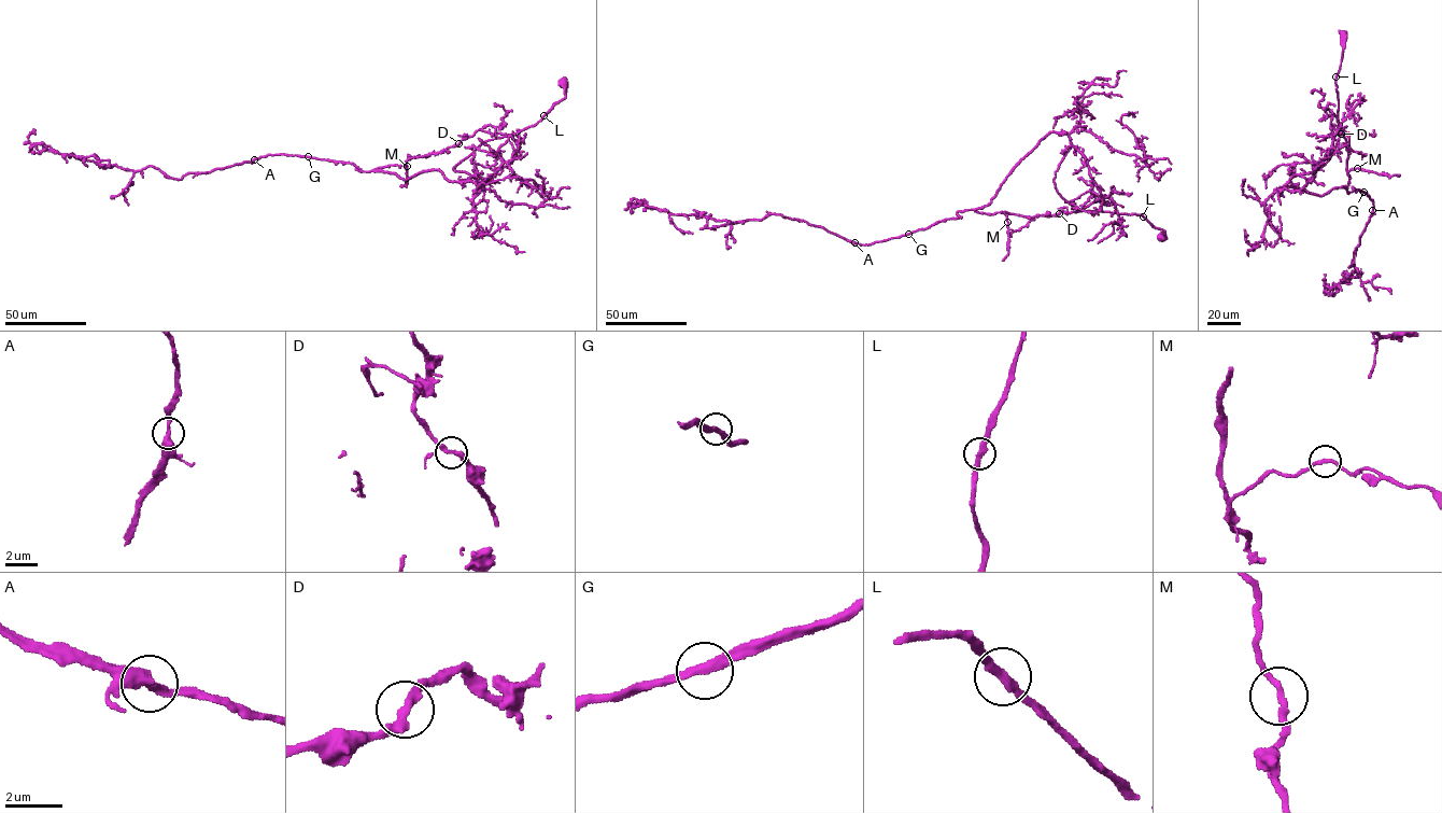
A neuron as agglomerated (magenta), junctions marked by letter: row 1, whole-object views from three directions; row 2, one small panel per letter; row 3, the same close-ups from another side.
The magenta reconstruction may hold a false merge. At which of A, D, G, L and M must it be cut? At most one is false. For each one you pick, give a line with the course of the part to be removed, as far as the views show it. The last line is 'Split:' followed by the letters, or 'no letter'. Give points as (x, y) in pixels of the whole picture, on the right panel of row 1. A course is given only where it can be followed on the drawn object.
Split: no letter

